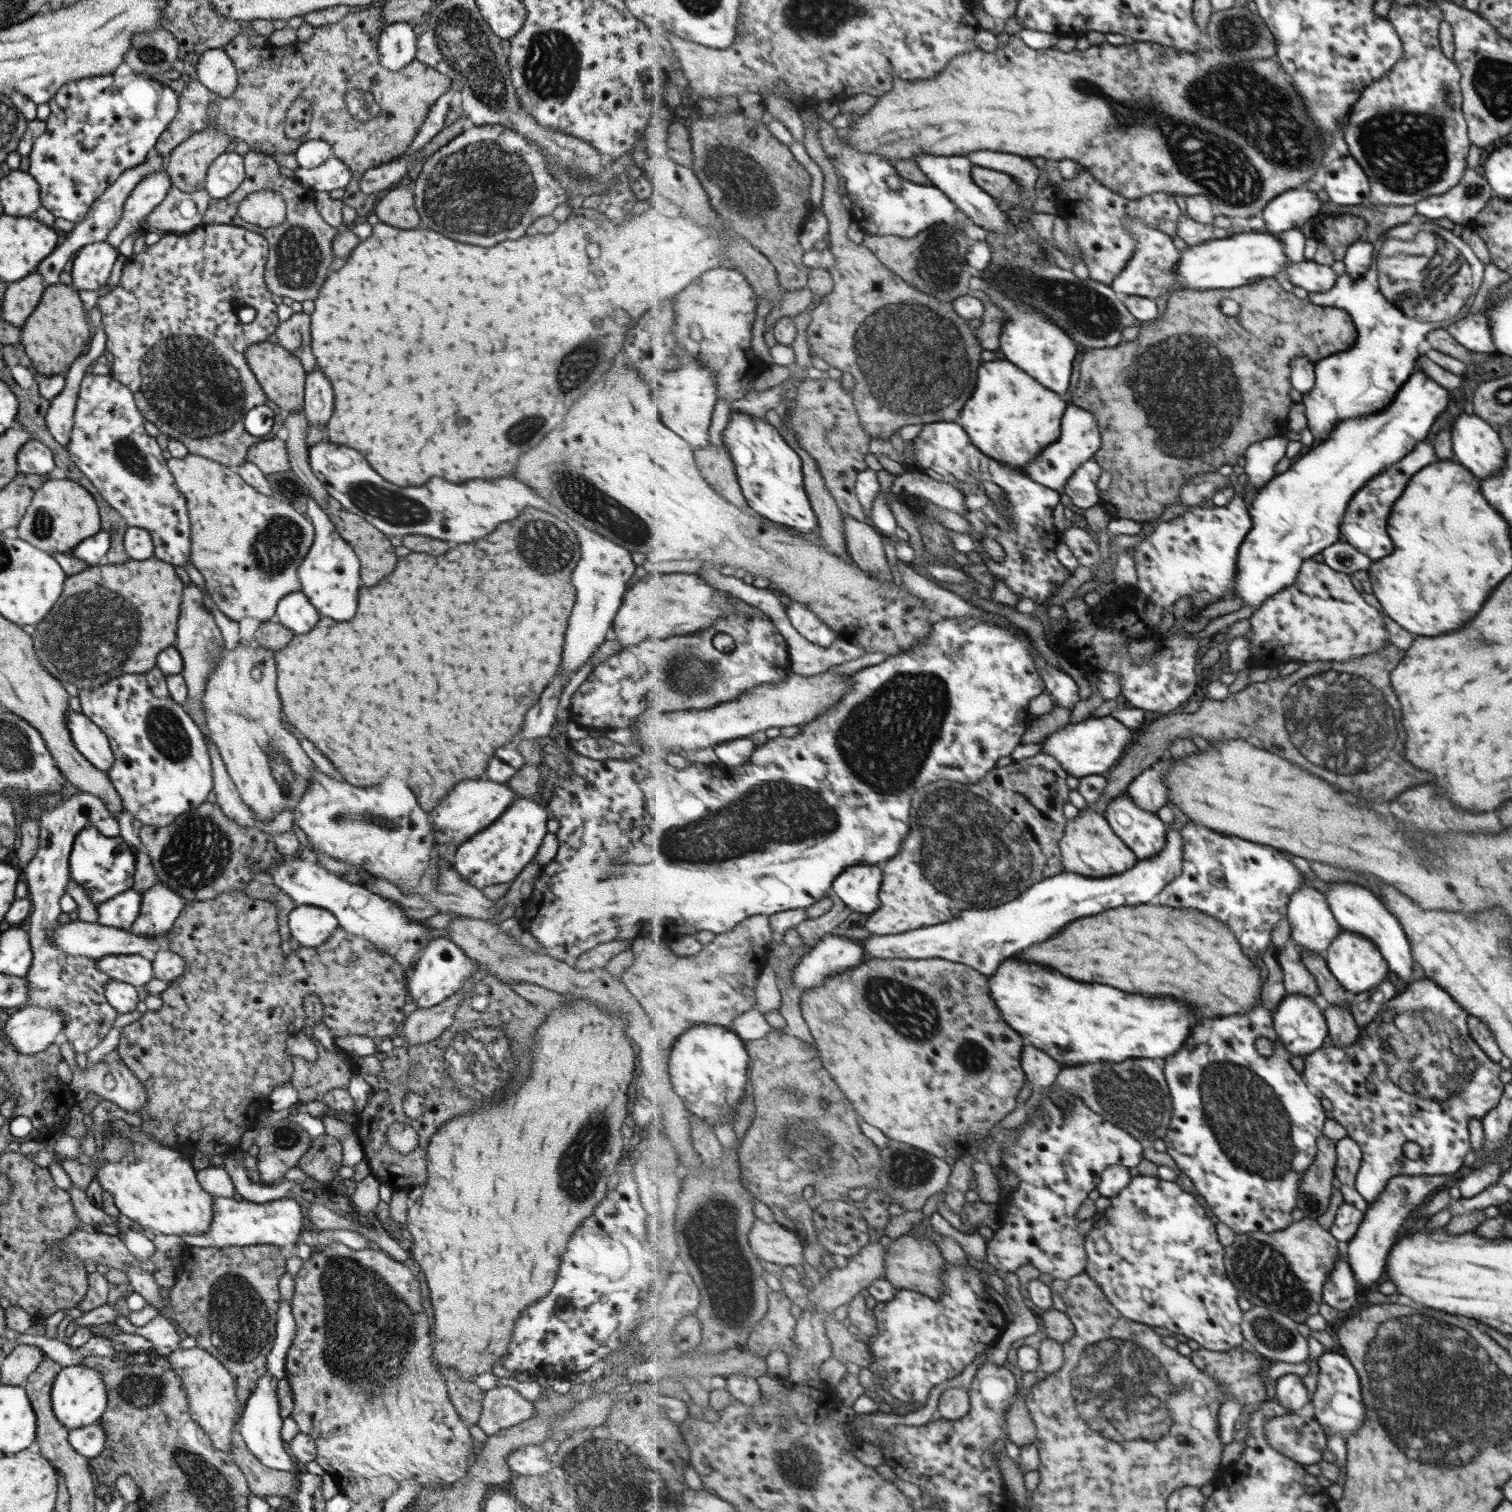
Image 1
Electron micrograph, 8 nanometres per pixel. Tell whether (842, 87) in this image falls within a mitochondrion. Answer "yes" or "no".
no

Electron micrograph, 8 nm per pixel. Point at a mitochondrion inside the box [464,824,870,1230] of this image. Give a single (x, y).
(829, 1149)

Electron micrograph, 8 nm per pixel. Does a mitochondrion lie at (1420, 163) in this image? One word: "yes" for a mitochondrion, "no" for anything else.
yes

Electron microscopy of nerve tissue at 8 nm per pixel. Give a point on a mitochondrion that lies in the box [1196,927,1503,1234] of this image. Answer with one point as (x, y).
(1426, 1054)

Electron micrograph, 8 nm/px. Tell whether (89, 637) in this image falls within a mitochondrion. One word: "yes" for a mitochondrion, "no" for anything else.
yes

